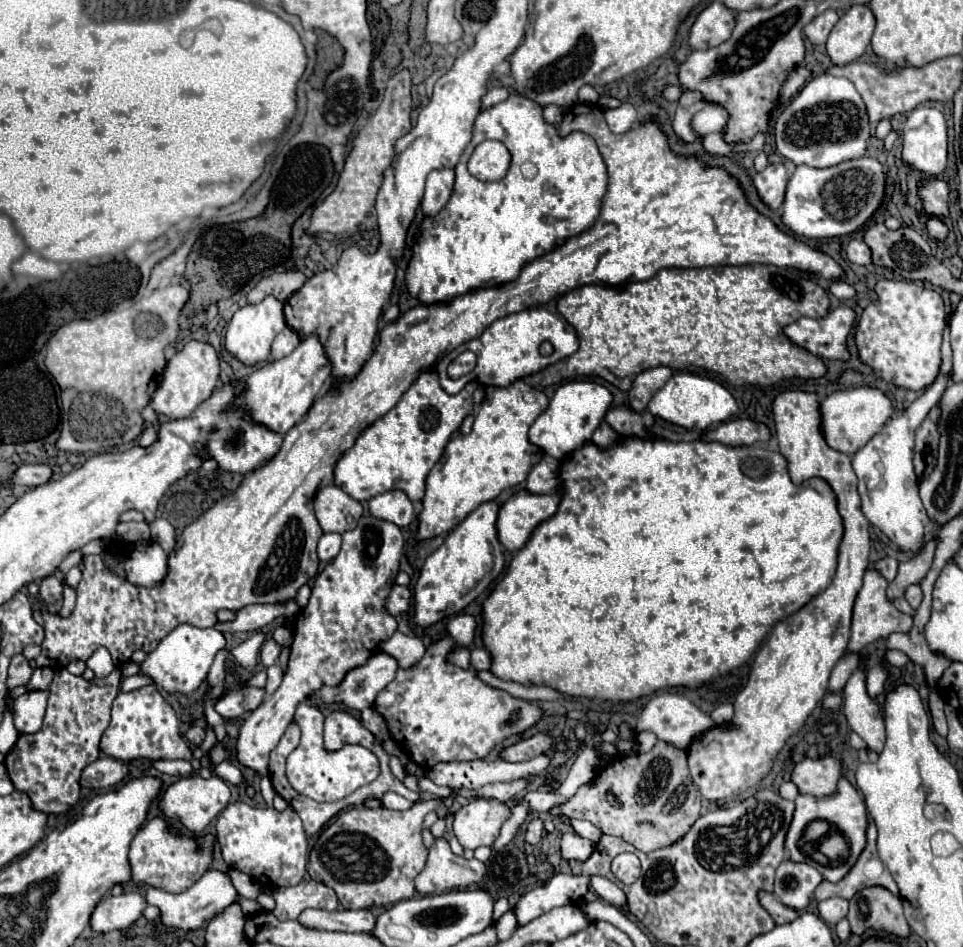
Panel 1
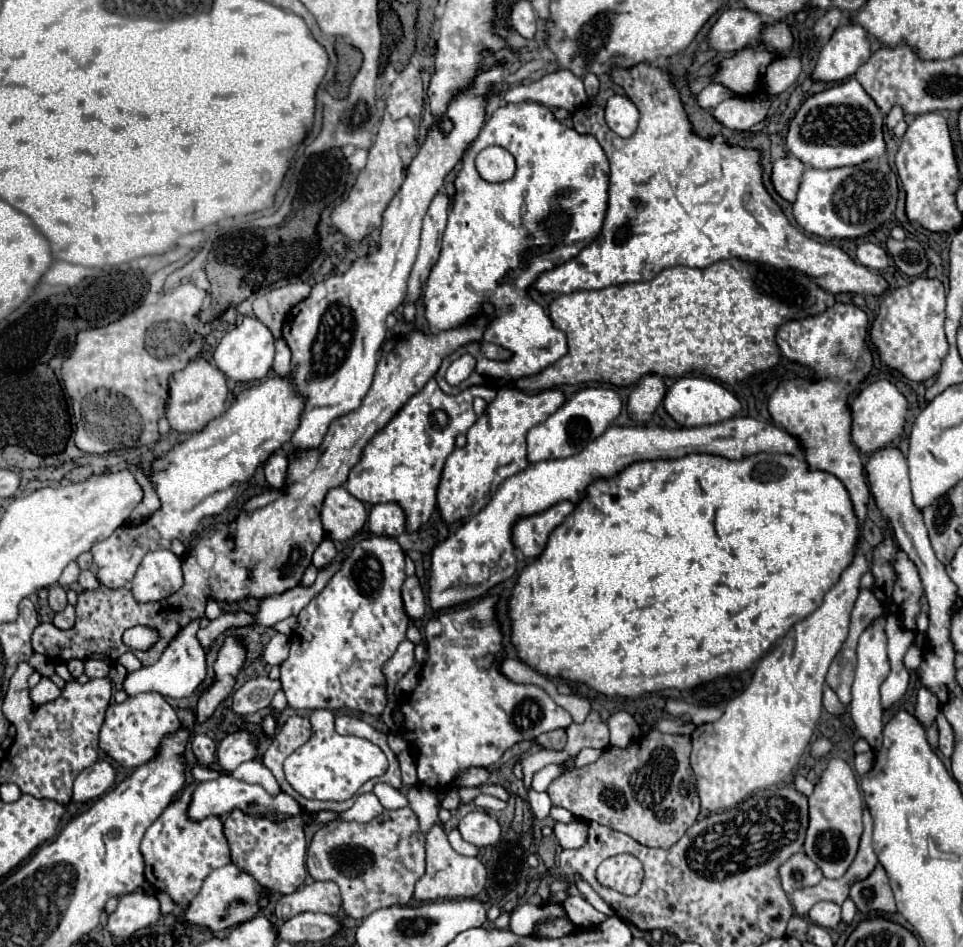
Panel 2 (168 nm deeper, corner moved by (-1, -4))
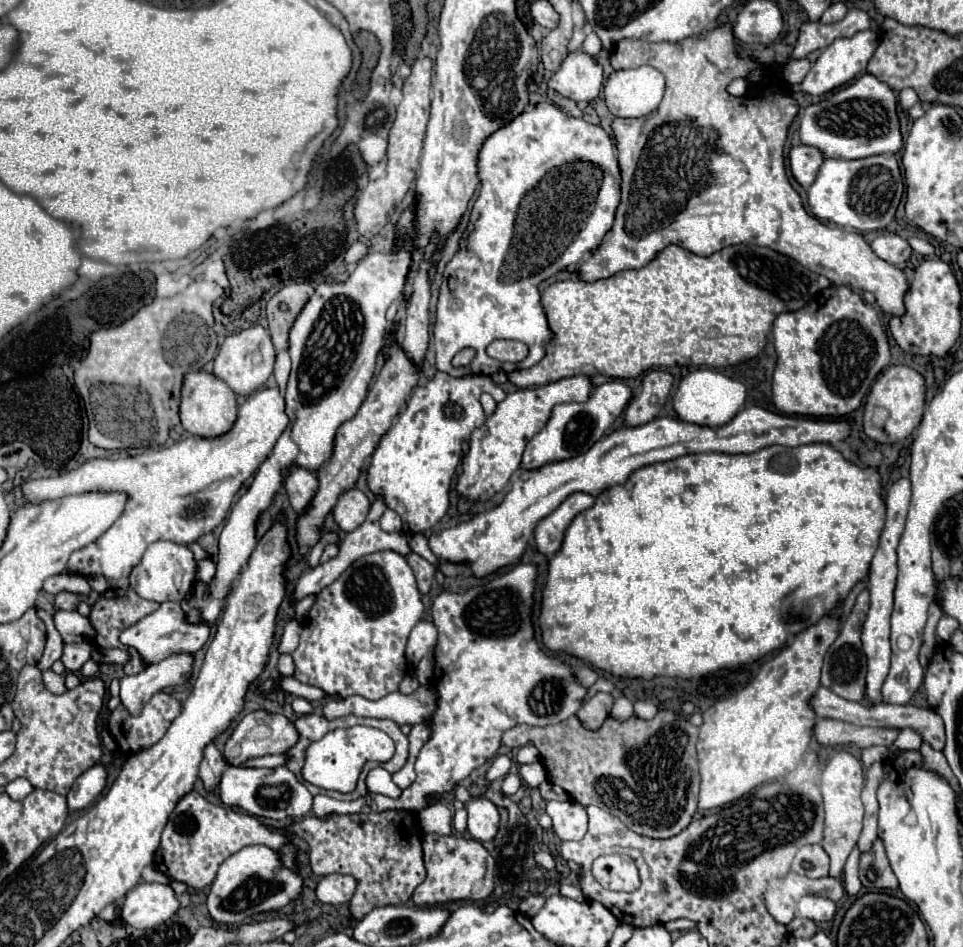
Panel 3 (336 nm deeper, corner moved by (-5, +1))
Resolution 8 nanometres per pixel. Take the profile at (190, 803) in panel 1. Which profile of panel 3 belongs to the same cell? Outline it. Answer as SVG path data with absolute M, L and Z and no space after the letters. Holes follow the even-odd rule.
M228 766L218 788L220 788L222 804L242 808L244 812L248 812L252 816L284 820L290 816L292 818L306 816L312 810L312 794L306 790L306 786L302 786L296 780L296 776L286 766L278 766L274 770Z

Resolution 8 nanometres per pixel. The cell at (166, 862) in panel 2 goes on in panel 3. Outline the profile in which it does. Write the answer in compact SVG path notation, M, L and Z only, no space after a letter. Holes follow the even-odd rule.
M192 790L176 804L174 812L170 814L154 856L154 866L168 878L184 882L188 888L200 892L212 884L218 866L244 846L264 844L272 850L278 850L286 842L288 838L284 834L266 828L256 816L216 806Z

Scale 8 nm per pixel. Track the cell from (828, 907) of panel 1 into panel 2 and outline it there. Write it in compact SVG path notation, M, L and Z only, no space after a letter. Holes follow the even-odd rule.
M820 901L810 909L808 919L824 929L832 929L840 923L840 905L830 901Z

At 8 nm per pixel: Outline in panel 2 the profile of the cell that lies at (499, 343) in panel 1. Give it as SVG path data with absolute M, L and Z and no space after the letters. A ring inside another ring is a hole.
M534 101L510 103L506 107L500 107L492 115L492 119L484 125L480 135L472 143L468 155L464 157L464 167L456 179L456 189L458 195L448 215L448 227L442 239L442 253L423 289L423 303L426 305L426 319L430 325L430 333L436 335L440 331L456 329L478 319L482 315L484 303L490 303L494 307L494 317L488 321L480 341L462 345L456 353L446 357L446 361L438 369L436 381L440 389L448 395L462 393L472 385L486 385L498 389L500 383L536 375L566 355L568 351L566 335L552 325L546 311L530 297L530 287L544 271L550 271L574 259L584 247L588 247L600 235L606 207L608 207L608 159L600 143L592 135L580 135L572 127L566 127L554 117L550 107ZM490 145L504 147L516 159L516 175L506 183L488 183L478 175L474 159L482 149ZM486 341L510 349L514 357L510 361L486 359L480 351L480 343ZM464 353L476 357L478 361L476 369L466 381L452 387L446 383L444 373L450 361L454 361Z

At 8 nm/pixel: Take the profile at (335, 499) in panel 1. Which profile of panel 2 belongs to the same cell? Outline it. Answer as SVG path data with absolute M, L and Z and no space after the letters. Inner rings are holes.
M344 487L328 491L322 507L322 525L332 541L346 541L356 535L368 519L362 501L352 497Z

